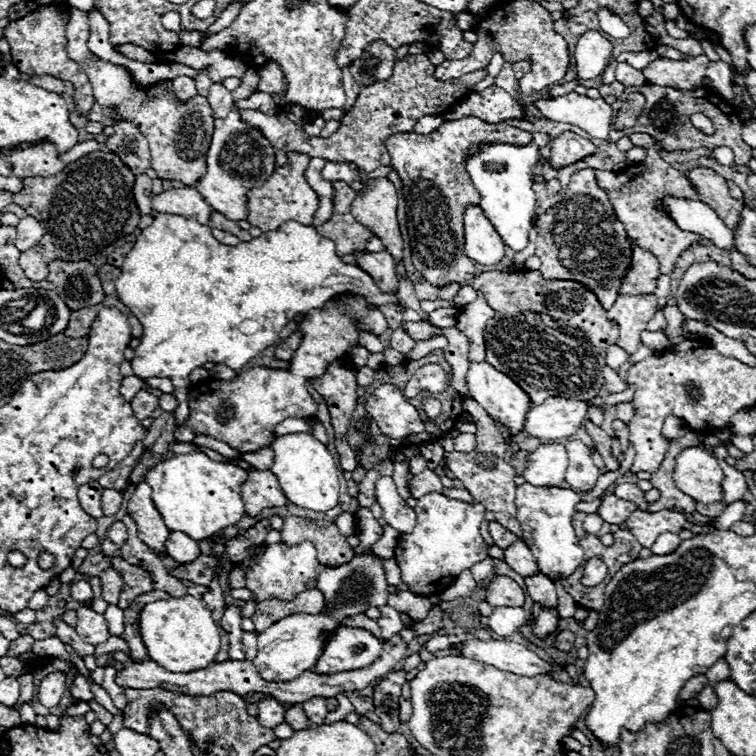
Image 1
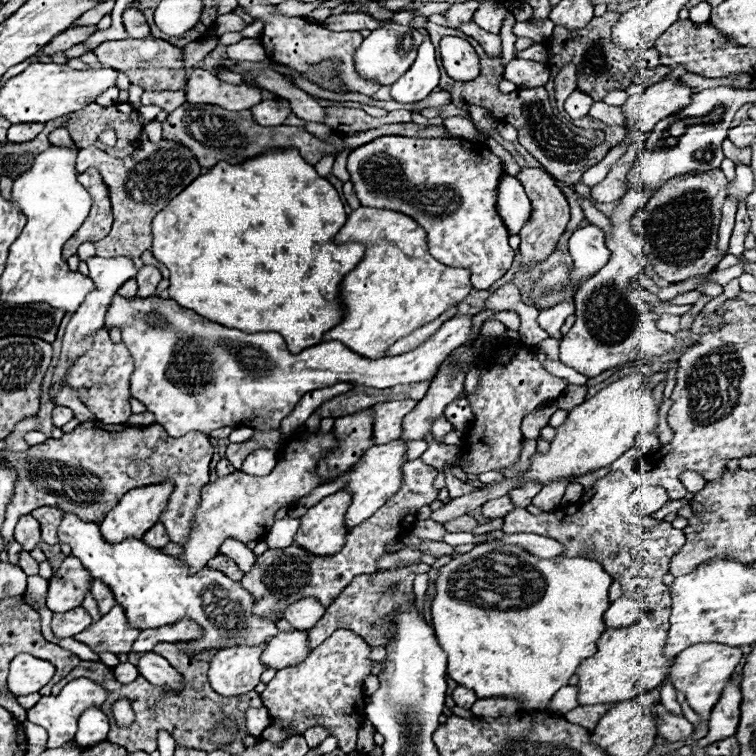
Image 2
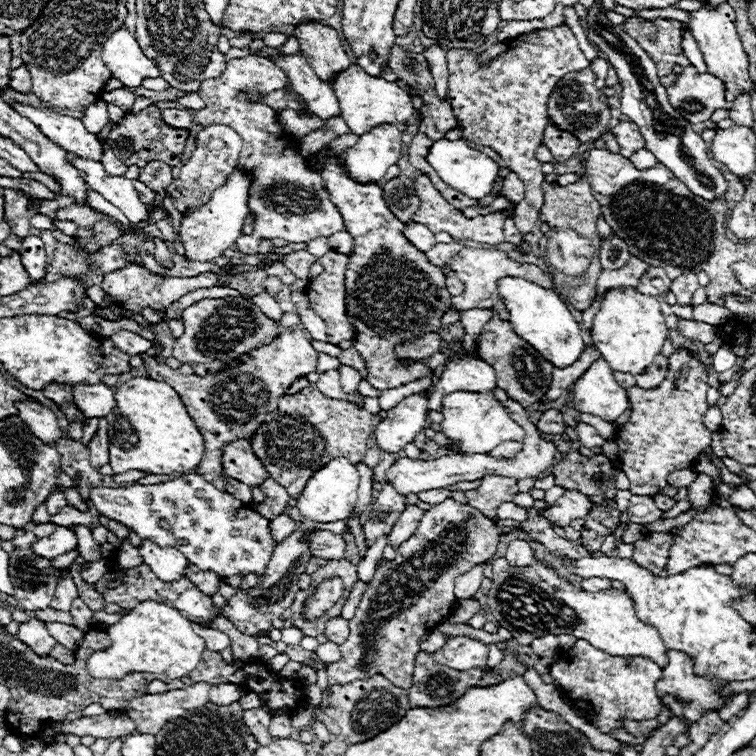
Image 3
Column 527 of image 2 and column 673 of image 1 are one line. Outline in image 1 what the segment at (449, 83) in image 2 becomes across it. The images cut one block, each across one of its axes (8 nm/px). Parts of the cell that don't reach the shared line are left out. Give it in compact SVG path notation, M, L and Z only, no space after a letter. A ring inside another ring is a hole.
M642 88L640 92L646 98L646 110L638 116L638 122L632 128L626 128L626 130L612 128L610 142L616 142L624 134L648 132L654 140L660 140L666 150L694 150L694 148L700 148L700 146L710 146L710 148L728 146L734 152L734 162L736 164L744 166L752 158L752 148L742 140L742 126L744 126L744 122L740 120L738 112L730 104L724 104L720 98L716 98L710 90L706 90L706 88L696 88L696 90ZM694 112L702 112L704 116L708 116L712 120L712 124L716 128L714 136L706 136L706 134L698 132L692 126L690 114L694 114Z

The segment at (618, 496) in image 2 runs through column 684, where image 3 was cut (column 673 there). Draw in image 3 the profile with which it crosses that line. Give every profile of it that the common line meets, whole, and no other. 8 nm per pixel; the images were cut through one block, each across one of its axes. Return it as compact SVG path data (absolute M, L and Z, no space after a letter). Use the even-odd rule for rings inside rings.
M664 532L646 534L642 540L634 542L632 558L634 558L634 562L660 574L666 568L666 558L668 558L668 550L670 550L672 542L674 542L672 534L664 534Z

